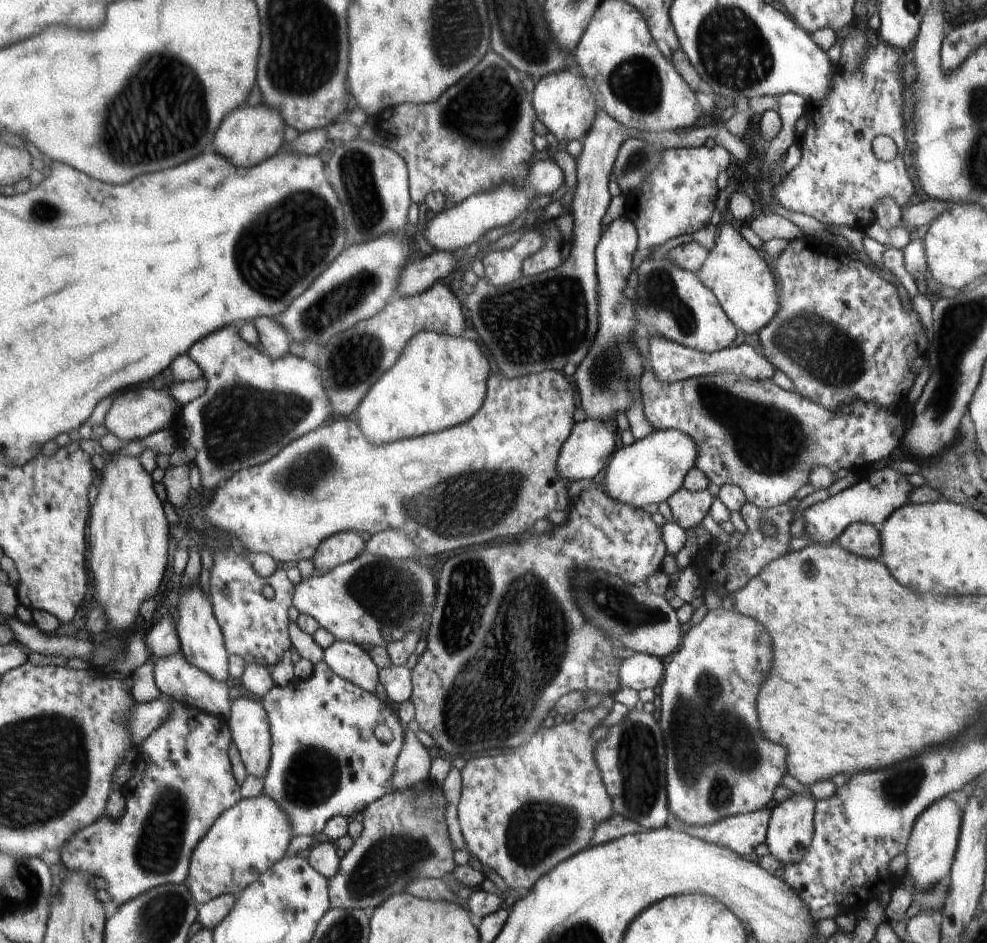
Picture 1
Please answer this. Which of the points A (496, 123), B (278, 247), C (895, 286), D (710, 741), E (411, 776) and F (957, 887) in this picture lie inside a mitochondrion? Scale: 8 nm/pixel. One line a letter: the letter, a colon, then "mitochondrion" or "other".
A: mitochondrion
B: mitochondrion
C: other
D: mitochondrion
E: other
F: other

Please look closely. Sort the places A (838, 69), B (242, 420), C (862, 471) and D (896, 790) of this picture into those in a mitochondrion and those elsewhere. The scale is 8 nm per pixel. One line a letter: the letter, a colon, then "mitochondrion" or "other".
A: other
B: mitochondrion
C: other
D: mitochondrion

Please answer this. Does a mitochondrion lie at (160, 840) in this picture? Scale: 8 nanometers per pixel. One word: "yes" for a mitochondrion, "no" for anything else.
yes

